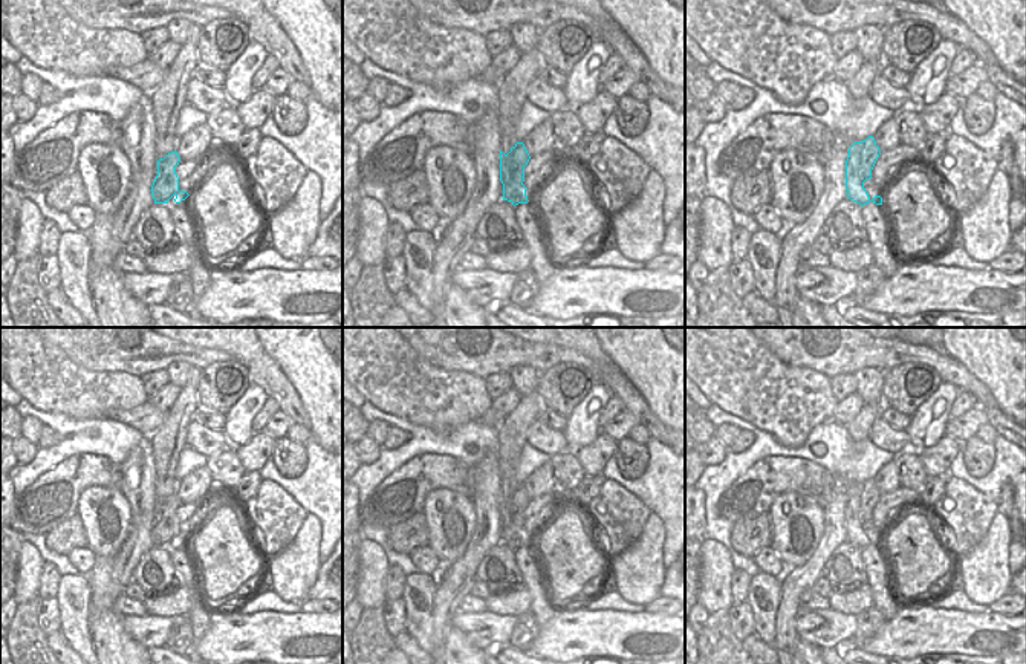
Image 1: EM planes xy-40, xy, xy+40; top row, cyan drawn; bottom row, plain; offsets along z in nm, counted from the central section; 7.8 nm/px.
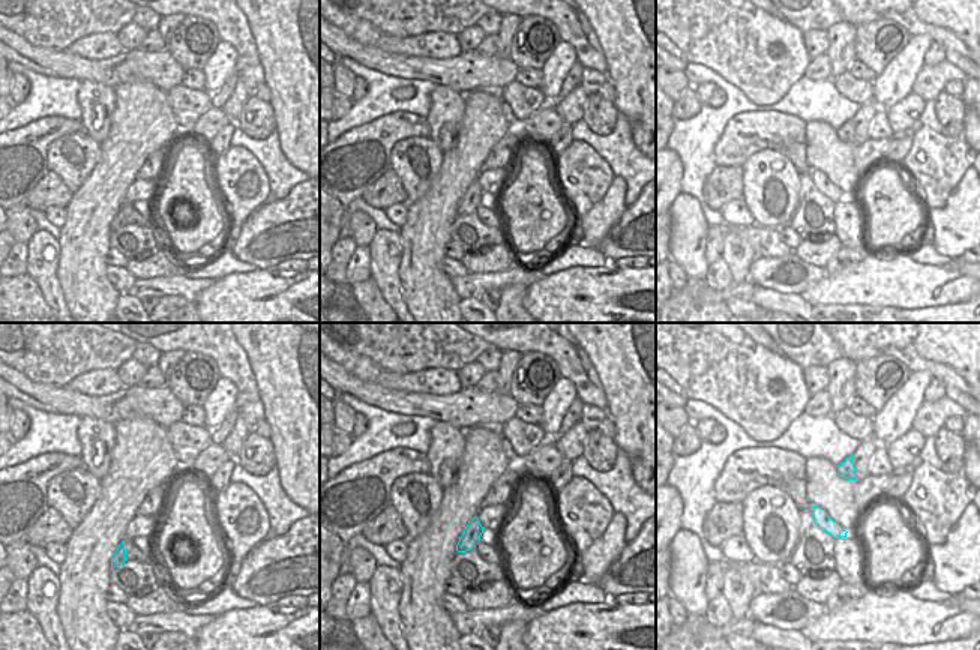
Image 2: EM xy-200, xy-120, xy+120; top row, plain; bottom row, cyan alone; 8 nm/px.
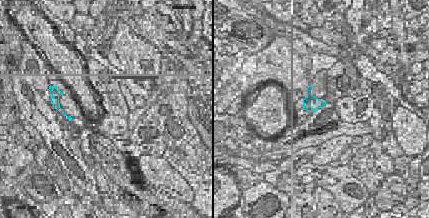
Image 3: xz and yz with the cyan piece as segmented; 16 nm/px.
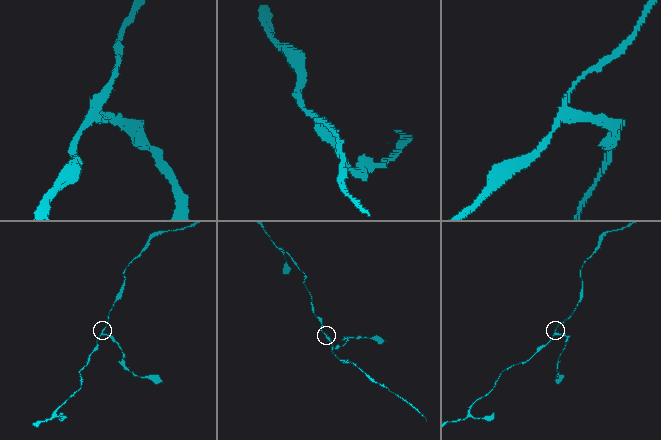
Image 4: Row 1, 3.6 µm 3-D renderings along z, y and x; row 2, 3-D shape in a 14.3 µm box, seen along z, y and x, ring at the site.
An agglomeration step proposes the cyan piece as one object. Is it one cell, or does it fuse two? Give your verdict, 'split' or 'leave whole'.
split

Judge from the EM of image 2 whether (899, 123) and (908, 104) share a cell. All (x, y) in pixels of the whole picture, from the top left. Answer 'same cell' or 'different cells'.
same cell

